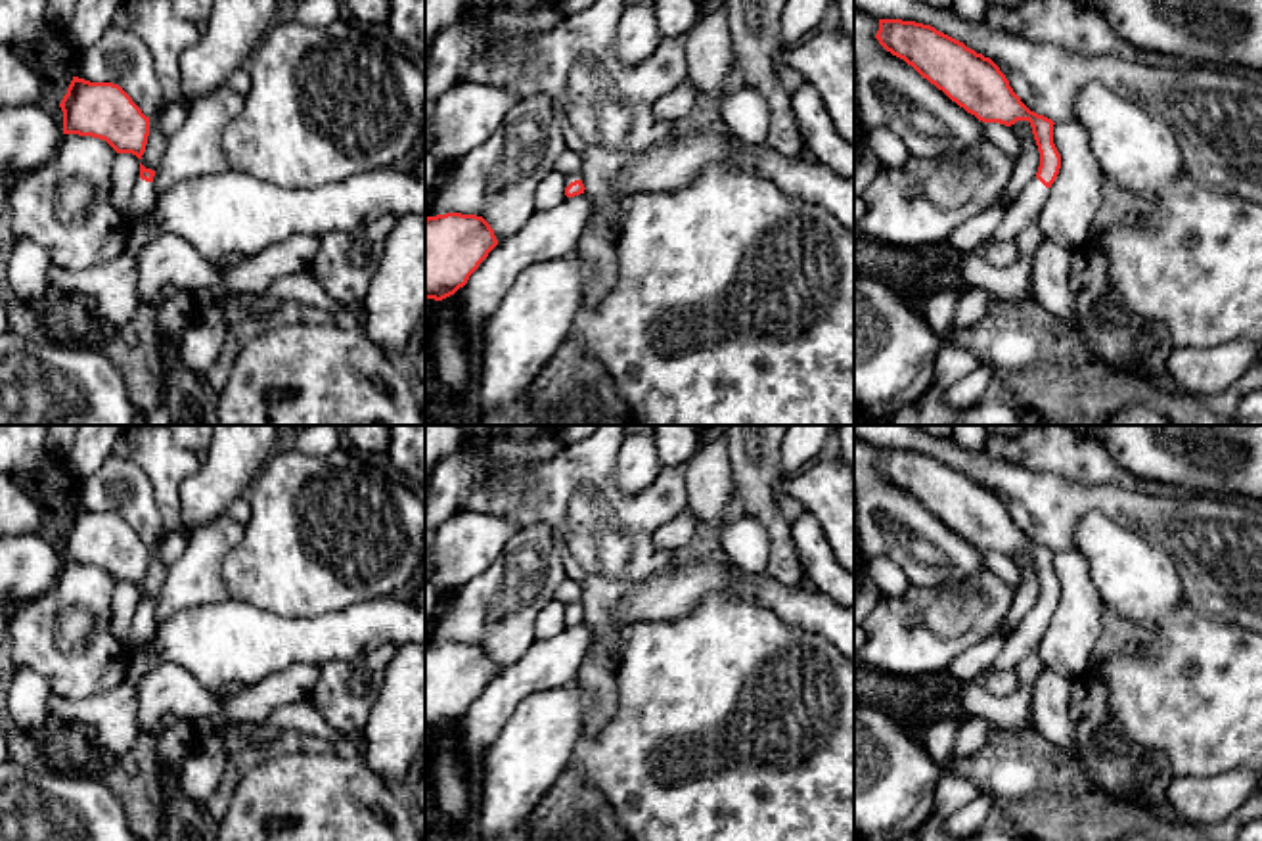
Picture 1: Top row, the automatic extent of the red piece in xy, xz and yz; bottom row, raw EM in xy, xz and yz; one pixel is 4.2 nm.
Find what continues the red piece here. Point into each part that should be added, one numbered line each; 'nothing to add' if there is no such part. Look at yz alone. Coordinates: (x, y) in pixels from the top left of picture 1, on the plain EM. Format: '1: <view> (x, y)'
1: yz (1027, 636)

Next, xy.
1: xy (144, 621)

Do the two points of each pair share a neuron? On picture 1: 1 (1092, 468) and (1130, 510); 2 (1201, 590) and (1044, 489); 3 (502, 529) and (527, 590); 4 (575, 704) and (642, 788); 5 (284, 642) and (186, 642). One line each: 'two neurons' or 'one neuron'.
1: two neurons
2: one neuron
3: two neurons
4: two neurons
5: one neuron

